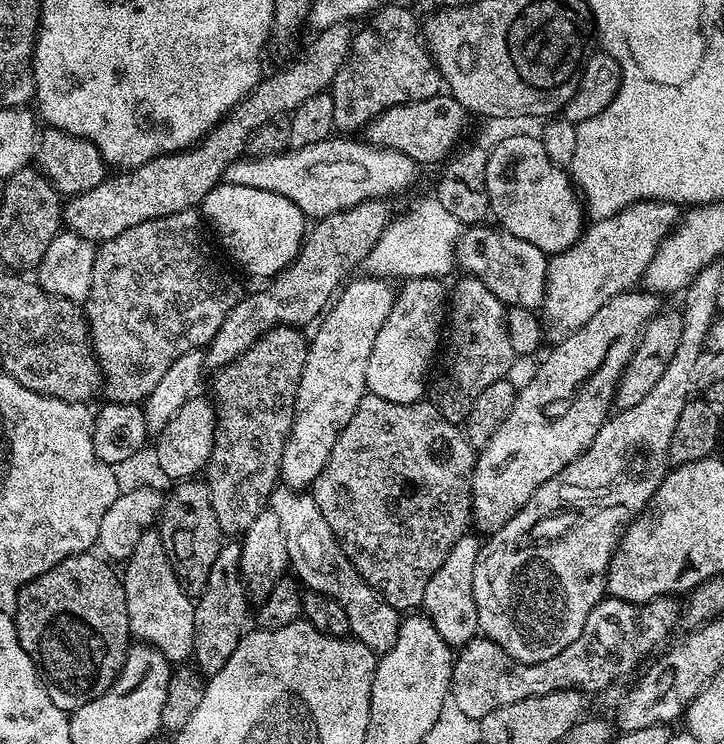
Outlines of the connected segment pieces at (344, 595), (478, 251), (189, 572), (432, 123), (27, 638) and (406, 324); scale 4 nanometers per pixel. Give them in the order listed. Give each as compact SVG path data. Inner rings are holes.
M277 486L272 491L270 511L278 514L278 518L282 522L282 534L286 538L286 554L291 571L293 573L296 571L295 579L305 589L321 592L323 596L334 598L334 602L338 602L338 606L342 606L342 610L346 610L346 618L350 618L351 635L355 639L361 640L370 651L383 654L386 650L390 650L398 638L401 613L397 612L394 606L387 604L358 574L358 570L352 565L350 558L346 558L339 538L334 534L334 530L330 530L330 522L326 522L326 518L322 518L322 510L318 510L316 499L307 491Z
M468 226L463 229L456 243L456 263L465 273L482 282L494 298L498 298L508 308L539 309L544 300L544 288L547 286L547 268L549 257L538 246L525 242L523 238L514 238L514 234L499 226Z
M203 479L182 480L173 488L176 489L167 493L164 501L158 531L174 574L189 593L198 594L206 586L206 578L210 578L210 566L214 566L214 558L218 558L222 533L218 518L214 518L210 490Z
M441 94L409 104L399 104L378 114L366 126L366 140L378 148L398 150L415 160L417 165L424 166L435 160L443 161L449 155L447 152L459 142L464 132L464 119L466 113L459 102L451 94Z
M88 550L74 554L25 584L16 596L14 619L22 650L35 662L50 702L65 714L106 694L130 647L124 581L107 559L96 556Z
M413 276L401 284L404 285L396 292L396 301L392 304L390 314L374 338L370 366L366 366L366 382L371 395L386 398L386 402L413 404L425 395L428 367L435 356L437 359L442 344L446 288L440 285L443 283L435 276Z

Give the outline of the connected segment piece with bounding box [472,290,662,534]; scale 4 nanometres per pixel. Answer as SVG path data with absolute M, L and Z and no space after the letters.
M629 290L610 298L590 322L586 322L576 333L560 343L553 343L548 357L540 364L540 369L532 376L532 381L516 393L516 401L510 414L498 426L494 438L479 449L476 465L472 468L472 524L477 533L491 534L498 531L514 514L530 502L530 498L554 474L558 474L570 462L577 460L585 452L592 441L602 430L603 422L590 422L592 414L610 414L610 410L596 410L604 384L620 381L620 373L628 367L628 359L636 345L640 343L640 333L648 321L661 311L661 297L647 290Z

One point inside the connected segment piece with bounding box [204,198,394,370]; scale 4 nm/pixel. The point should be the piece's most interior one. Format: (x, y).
(301, 292)

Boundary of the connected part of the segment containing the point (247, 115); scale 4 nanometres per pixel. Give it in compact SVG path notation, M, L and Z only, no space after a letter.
M351 23L335 24L315 33L312 45L297 60L292 60L281 72L265 75L231 108L208 135L196 141L182 152L167 152L137 168L117 171L104 177L94 190L86 190L77 196L67 197L62 208L62 224L65 229L93 242L118 238L130 226L150 222L154 218L166 218L166 214L178 214L201 207L216 185L221 183L226 166L241 159L246 152L246 142L256 130L276 116L287 116L308 98L320 92L328 92L338 70L348 59L352 48L354 28Z

